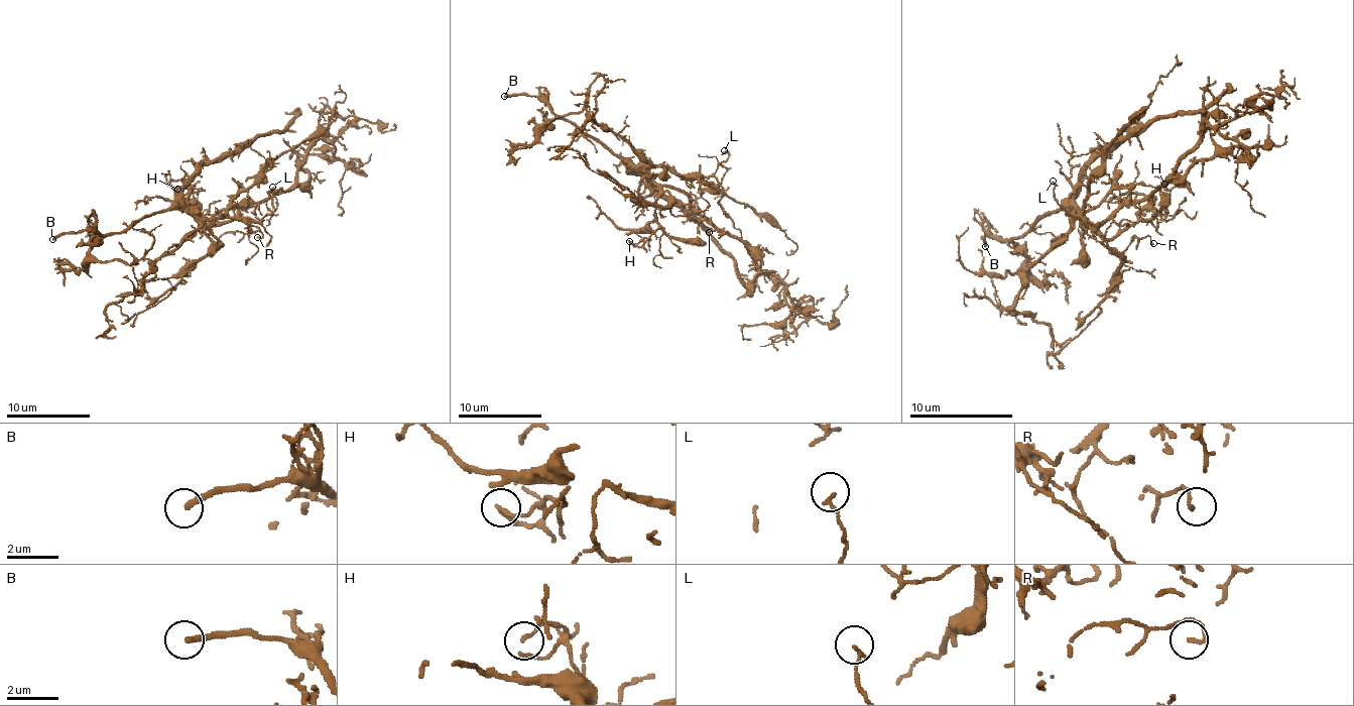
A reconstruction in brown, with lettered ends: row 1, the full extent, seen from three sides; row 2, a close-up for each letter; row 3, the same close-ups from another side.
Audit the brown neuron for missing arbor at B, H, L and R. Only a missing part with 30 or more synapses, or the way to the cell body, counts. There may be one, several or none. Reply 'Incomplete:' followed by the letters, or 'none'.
Incomplete: B

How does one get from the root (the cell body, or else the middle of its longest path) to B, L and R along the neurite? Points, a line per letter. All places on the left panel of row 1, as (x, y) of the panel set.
B: (234, 216), (203, 224), (191, 212), (159, 210), (119, 233), (78, 231), (60, 233), (52, 239)
L: (234, 216), (247, 220), (247, 231), (251, 222), (257, 222), (270, 214), (276, 208), (272, 187)
R: (234, 216), (212, 229), (218, 243), (224, 233), (236, 231), (259, 231), (261, 235), (257, 237)

